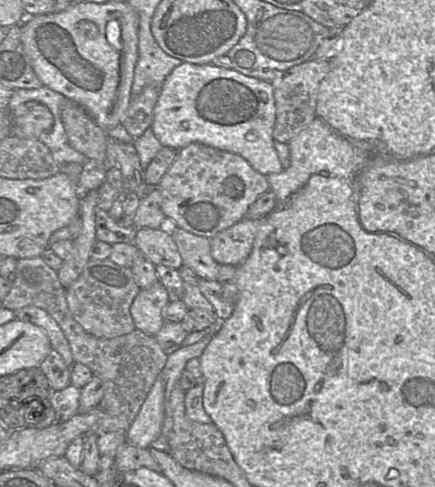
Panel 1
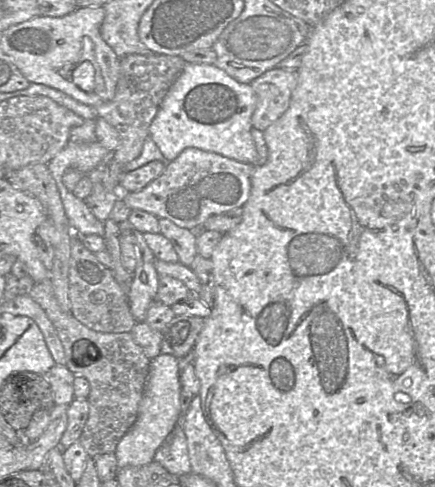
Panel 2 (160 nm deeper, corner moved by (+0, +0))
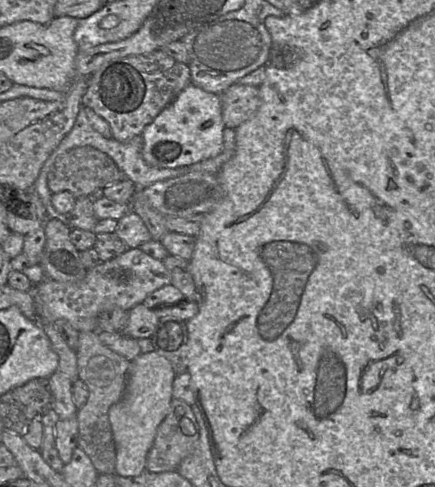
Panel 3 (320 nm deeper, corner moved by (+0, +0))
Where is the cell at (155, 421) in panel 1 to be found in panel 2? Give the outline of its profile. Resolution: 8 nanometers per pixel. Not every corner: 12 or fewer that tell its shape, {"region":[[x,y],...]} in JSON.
{"region":[[178,359],[150,361],[117,466],[143,466],[180,415]]}

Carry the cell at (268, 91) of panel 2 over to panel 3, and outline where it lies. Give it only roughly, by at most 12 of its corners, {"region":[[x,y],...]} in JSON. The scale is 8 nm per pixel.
{"region":[[256,86],[219,94],[225,127],[237,128],[260,104]]}

